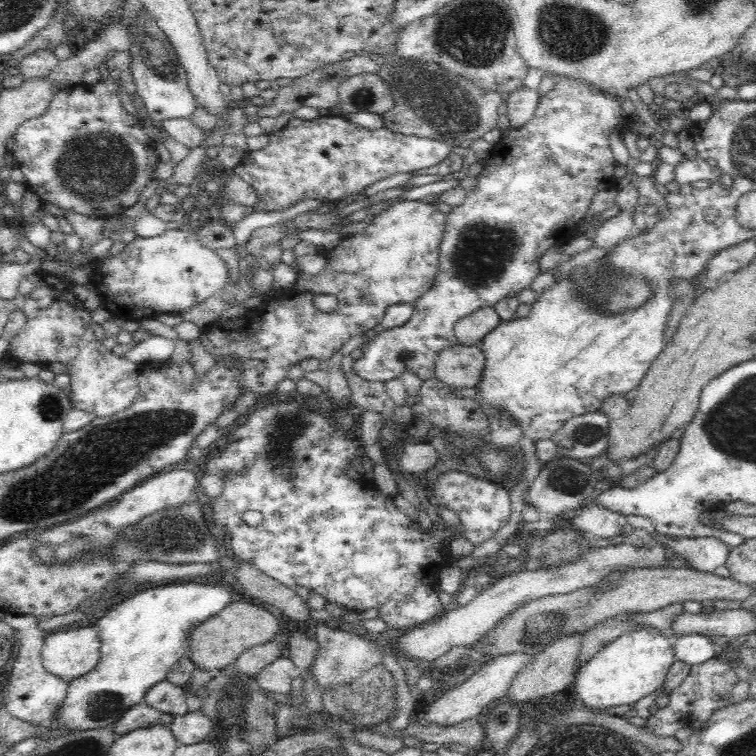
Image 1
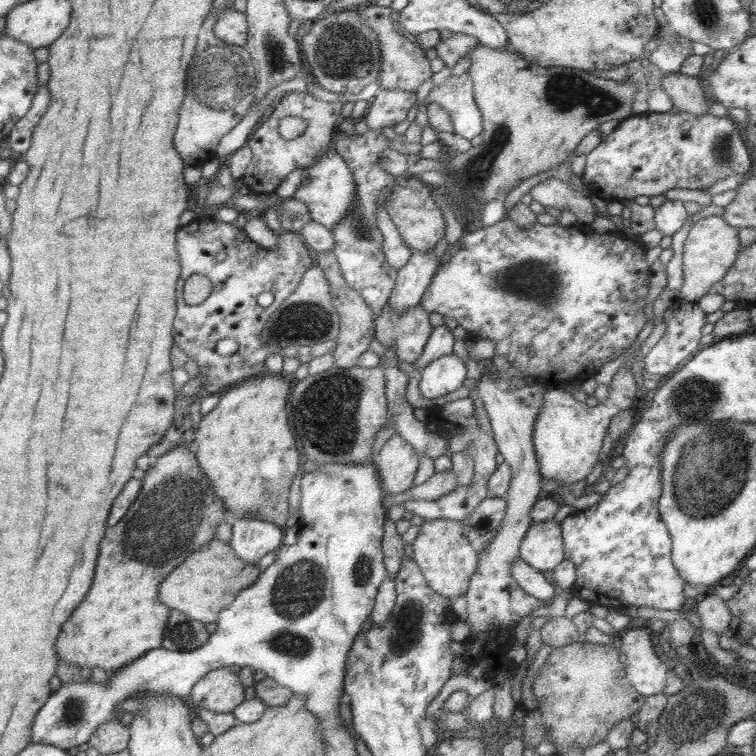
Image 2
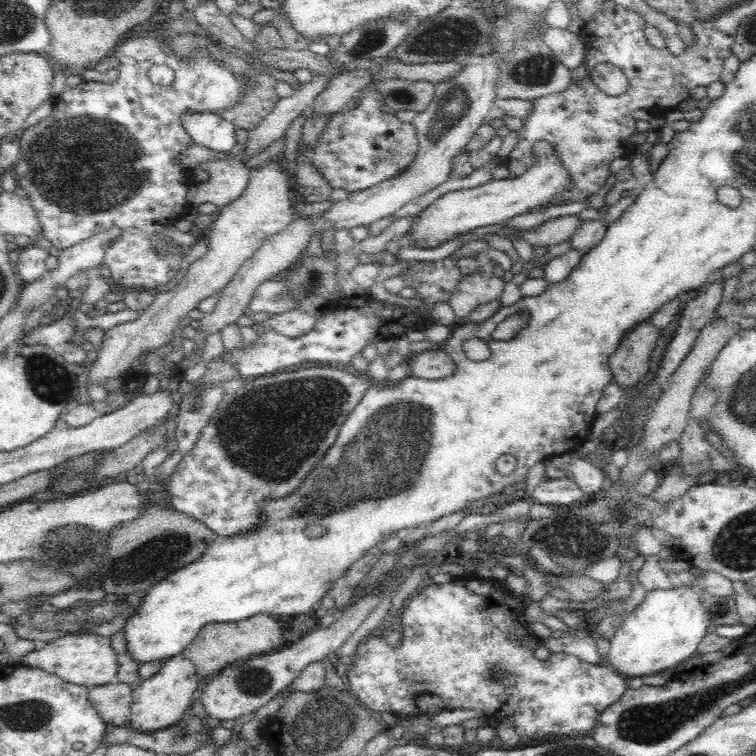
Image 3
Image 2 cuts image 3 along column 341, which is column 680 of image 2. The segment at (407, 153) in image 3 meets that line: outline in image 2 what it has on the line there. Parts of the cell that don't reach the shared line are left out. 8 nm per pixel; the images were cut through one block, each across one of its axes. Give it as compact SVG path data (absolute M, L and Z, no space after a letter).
M648 111L620 121L615 130L587 155L587 165L580 177L593 195L608 203L636 196L656 197L672 189L706 190L728 176L754 172L750 150L744 142L741 126L731 117L717 117L710 113L696 117L683 111L678 114Z

